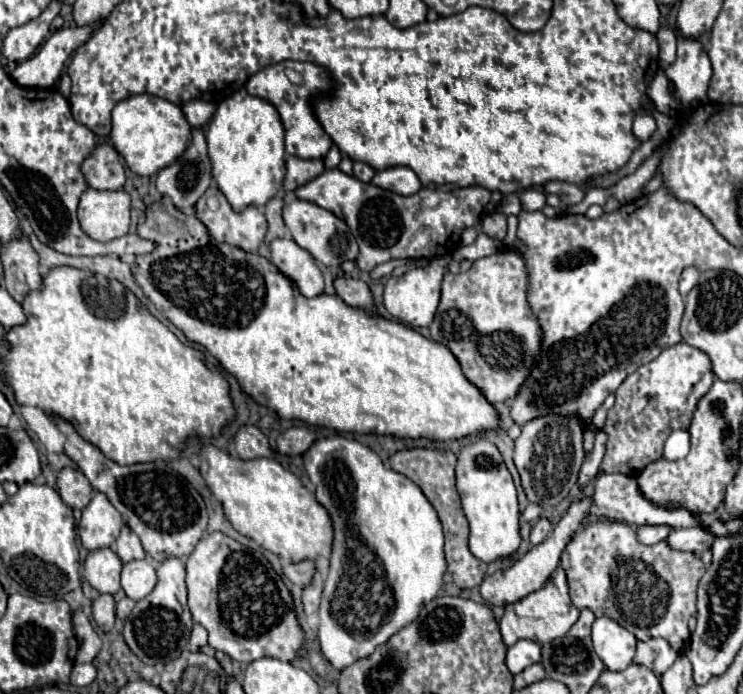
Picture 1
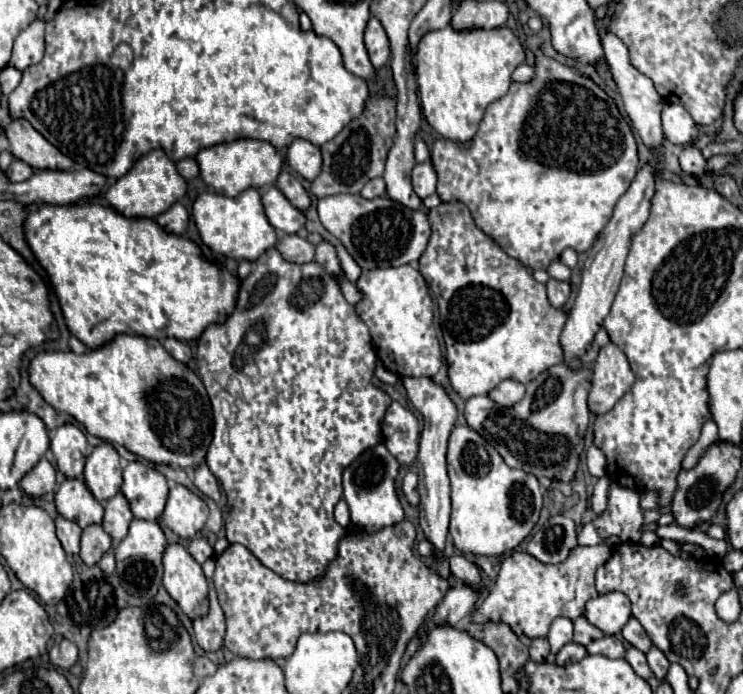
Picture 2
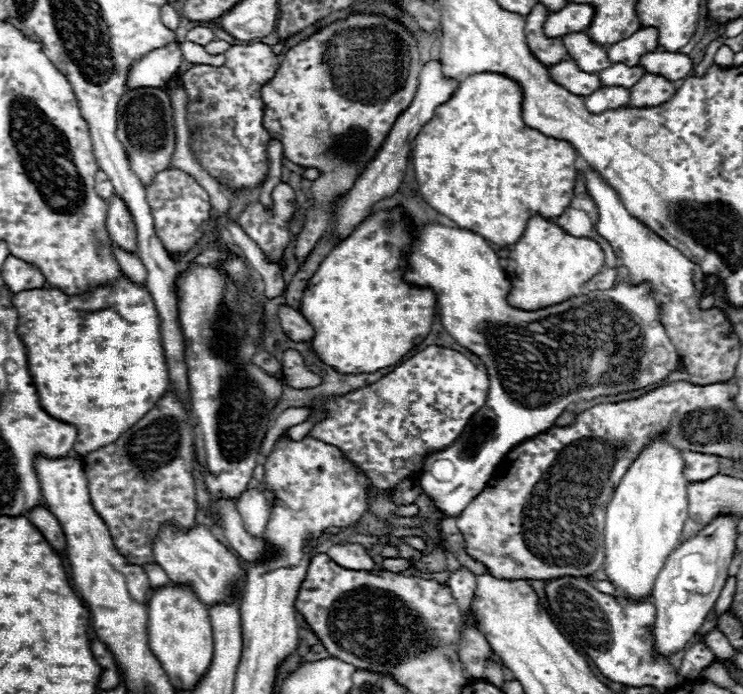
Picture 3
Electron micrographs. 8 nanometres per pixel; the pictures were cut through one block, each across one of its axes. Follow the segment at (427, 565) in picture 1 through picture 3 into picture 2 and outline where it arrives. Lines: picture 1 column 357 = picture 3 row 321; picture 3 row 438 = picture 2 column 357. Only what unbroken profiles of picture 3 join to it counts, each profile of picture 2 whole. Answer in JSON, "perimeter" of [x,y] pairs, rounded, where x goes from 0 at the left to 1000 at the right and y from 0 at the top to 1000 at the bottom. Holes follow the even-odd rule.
{"perimeter":[[[514,637],[490,648],[471,671],[463,674],[460,697],[463,697],[463,720],[468,723],[474,746],[471,761],[517,761],[544,749],[544,738],[530,706],[536,677],[538,677],[536,663],[522,651],[522,646]]]}

